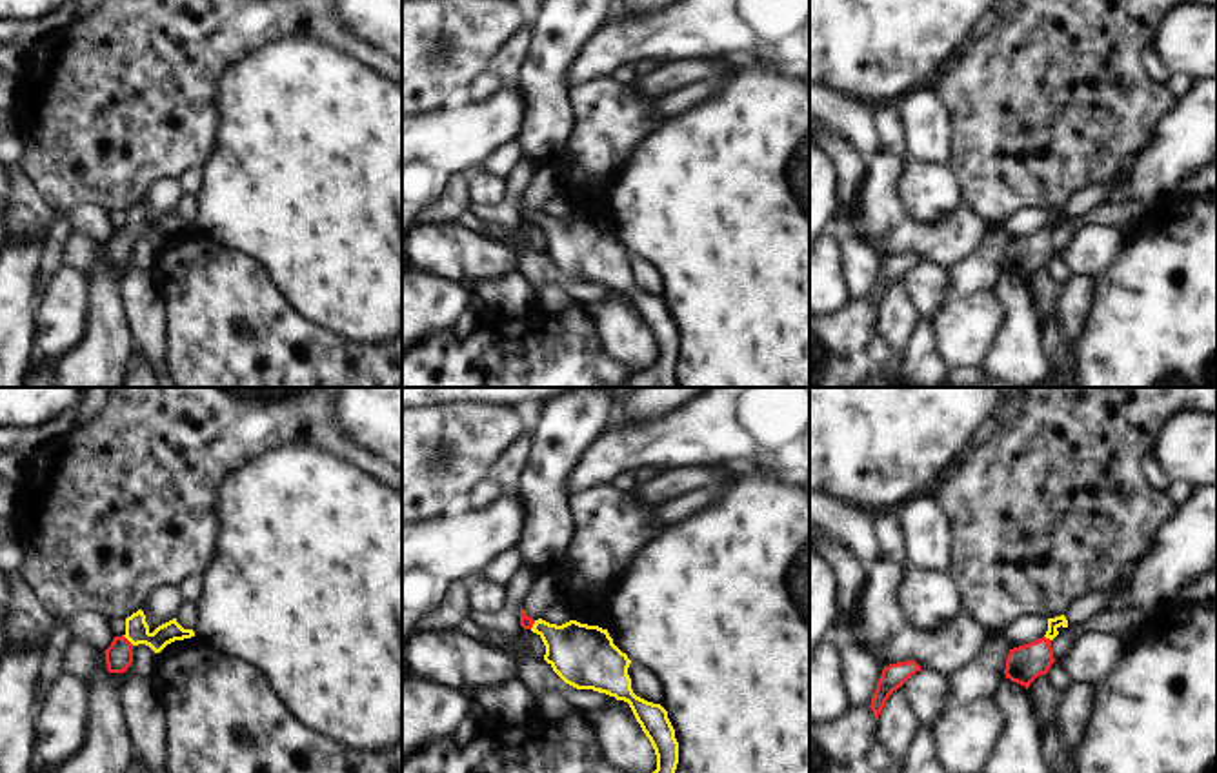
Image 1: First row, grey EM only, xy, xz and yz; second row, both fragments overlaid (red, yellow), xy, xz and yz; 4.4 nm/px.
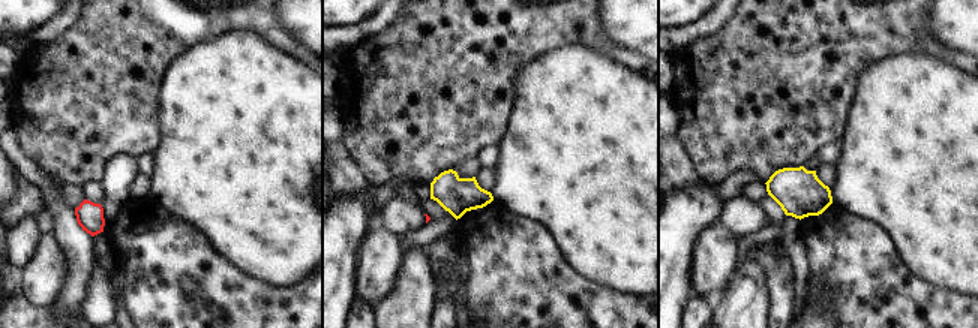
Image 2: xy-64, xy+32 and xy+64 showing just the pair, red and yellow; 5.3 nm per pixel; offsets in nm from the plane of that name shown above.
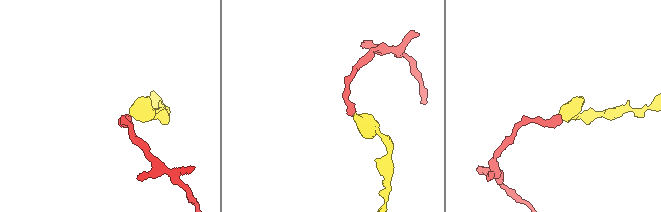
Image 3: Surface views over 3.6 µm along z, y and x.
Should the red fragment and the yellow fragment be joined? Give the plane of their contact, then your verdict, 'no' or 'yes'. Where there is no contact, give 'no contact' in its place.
xy | yes

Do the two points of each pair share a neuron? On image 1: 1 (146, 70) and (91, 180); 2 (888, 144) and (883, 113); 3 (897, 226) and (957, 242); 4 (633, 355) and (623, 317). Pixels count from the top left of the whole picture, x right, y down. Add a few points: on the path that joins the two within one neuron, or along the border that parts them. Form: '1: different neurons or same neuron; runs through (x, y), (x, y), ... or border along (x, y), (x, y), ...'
1: same neuron; runs through (124, 97), (91, 153)
2: same neuron; runs through (888, 137), (888, 120)
3: same neuron; runs through (912, 237), (943, 242)
4: same neuron; runs through (632, 346), (623, 335), (623, 326)

